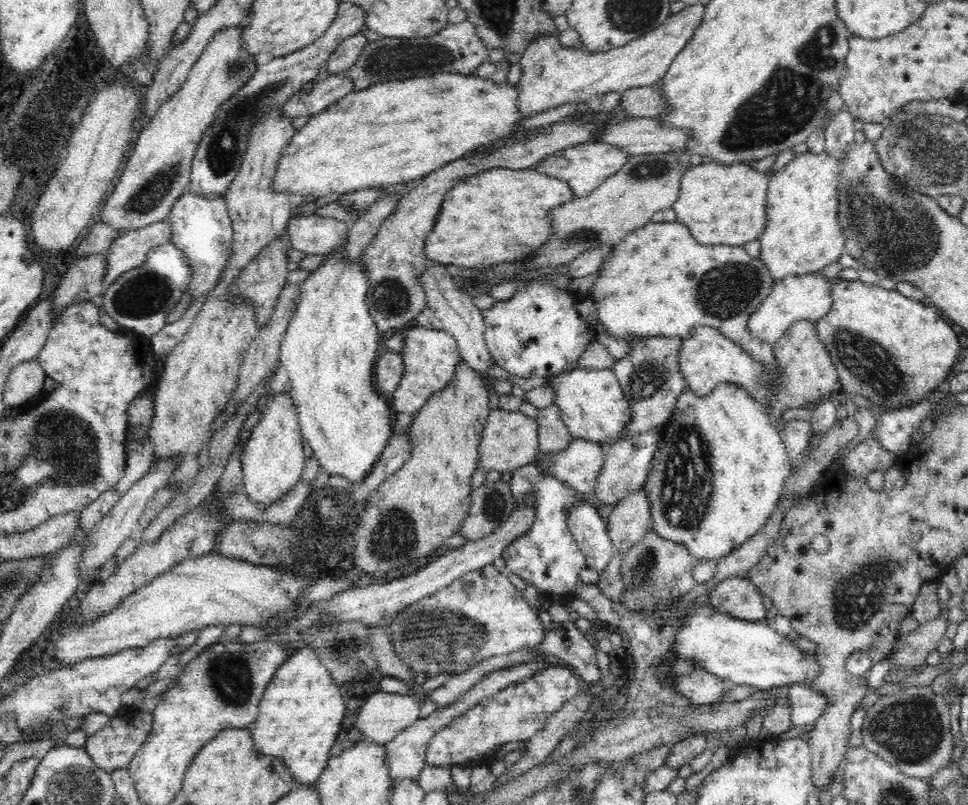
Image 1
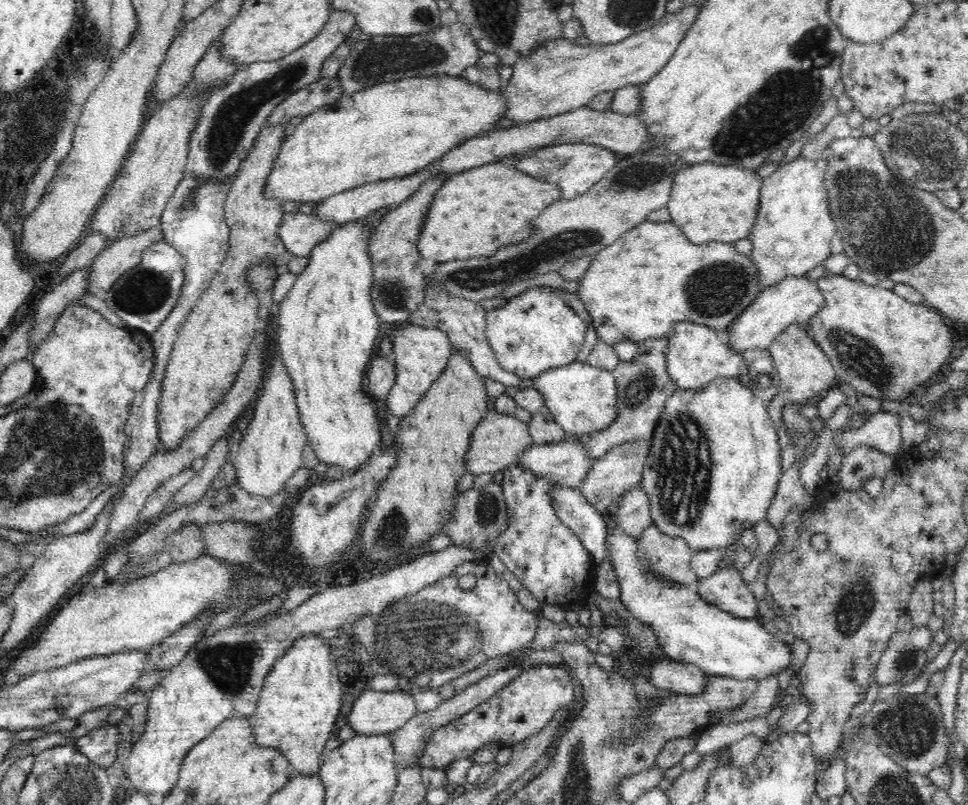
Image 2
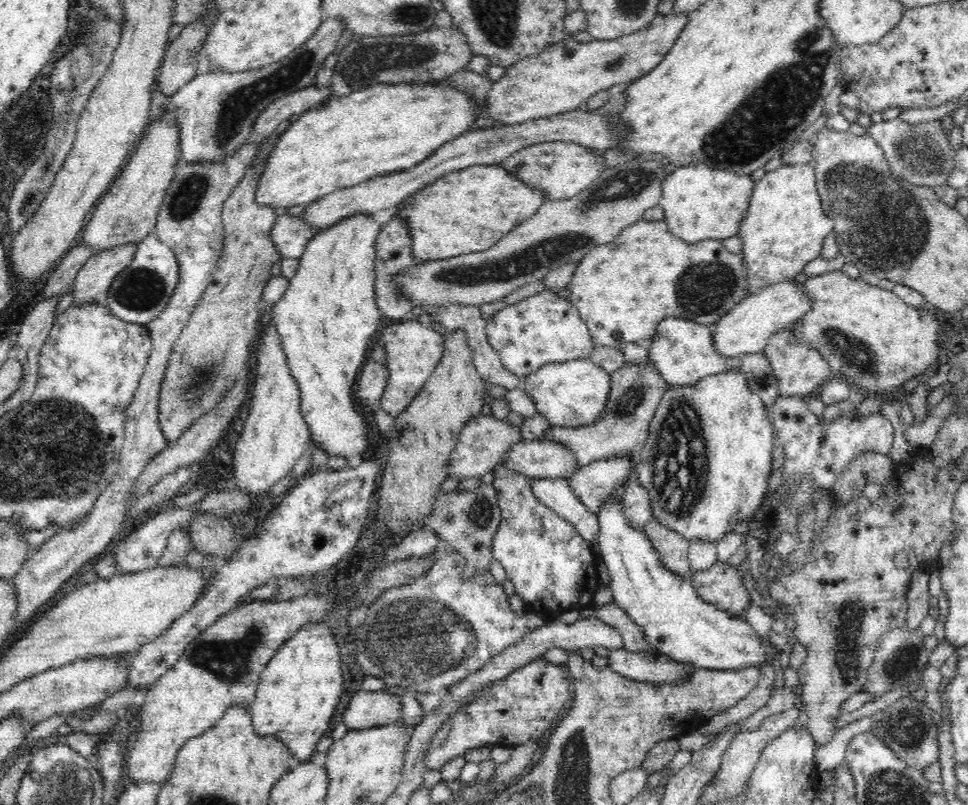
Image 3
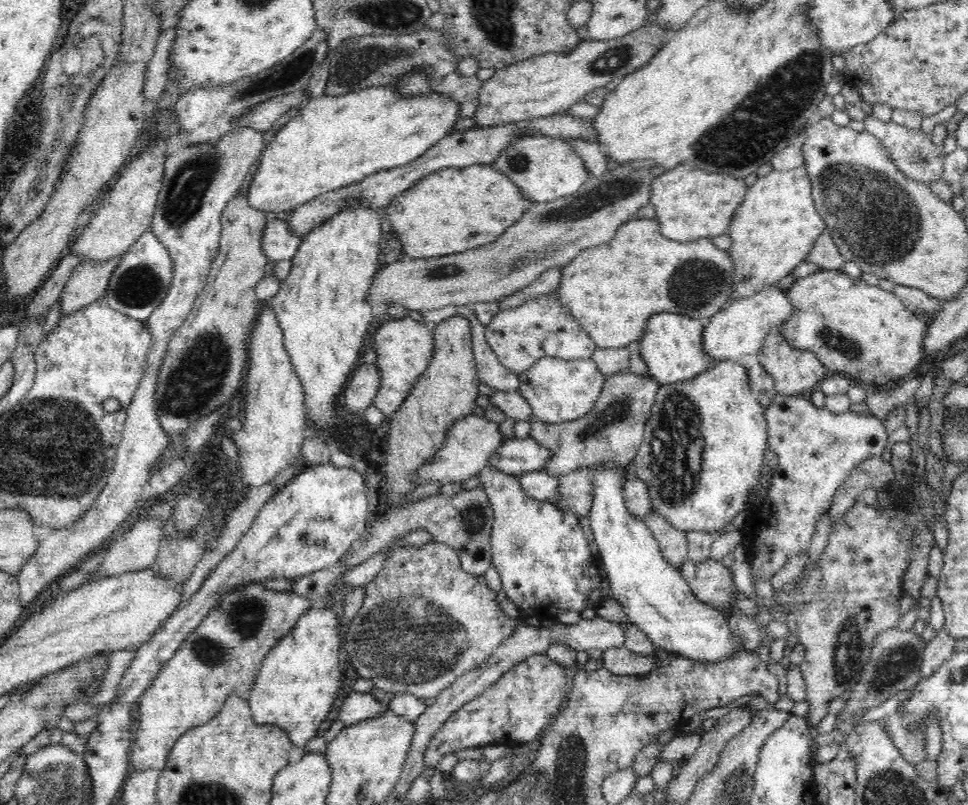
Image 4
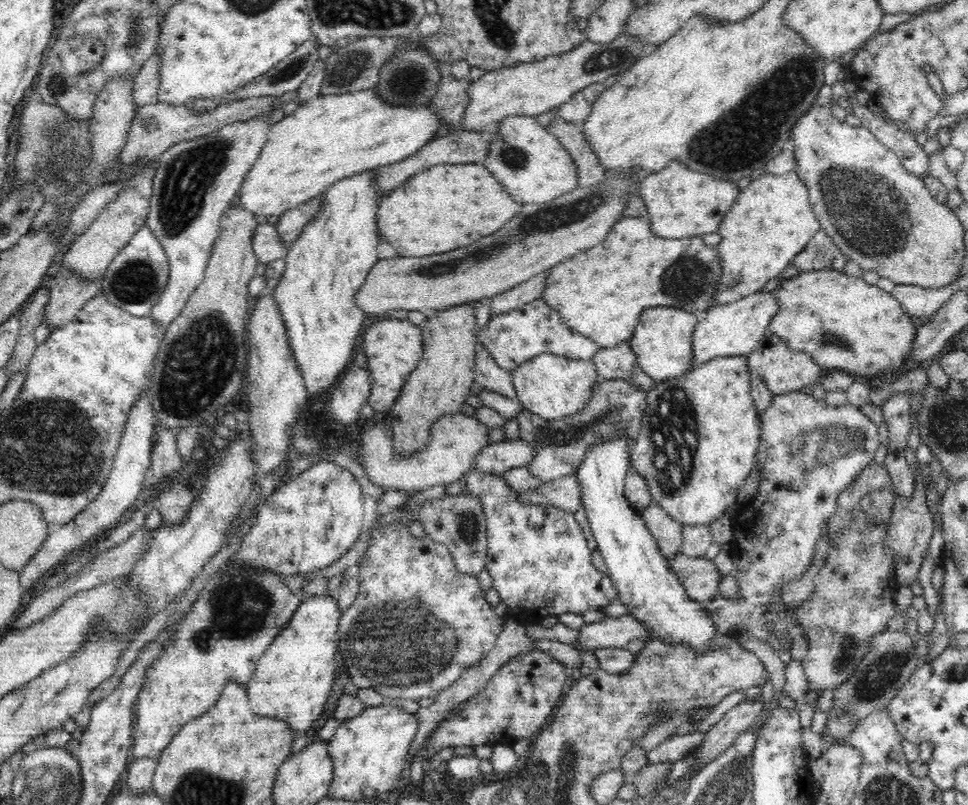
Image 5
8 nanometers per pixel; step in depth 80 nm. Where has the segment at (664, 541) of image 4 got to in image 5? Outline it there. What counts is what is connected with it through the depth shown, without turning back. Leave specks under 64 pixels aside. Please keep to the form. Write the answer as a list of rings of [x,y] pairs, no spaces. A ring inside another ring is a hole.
[[[653,501],[639,514],[666,559],[682,553],[682,525],[662,511]]]

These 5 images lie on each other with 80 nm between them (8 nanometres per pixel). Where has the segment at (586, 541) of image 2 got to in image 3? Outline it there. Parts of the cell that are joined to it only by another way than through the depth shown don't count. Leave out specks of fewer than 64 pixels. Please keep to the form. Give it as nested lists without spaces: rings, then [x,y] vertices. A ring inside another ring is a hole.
[[[533,477],[530,489],[536,494],[538,501],[552,508],[561,518],[571,522],[591,547],[598,549],[598,532],[600,532],[598,516],[580,503],[580,499],[572,493],[567,480]]]

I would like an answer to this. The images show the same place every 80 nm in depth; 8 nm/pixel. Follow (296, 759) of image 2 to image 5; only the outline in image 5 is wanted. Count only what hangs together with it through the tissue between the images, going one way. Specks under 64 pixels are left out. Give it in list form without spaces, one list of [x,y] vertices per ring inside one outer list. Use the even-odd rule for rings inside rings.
[[[333,593],[302,596],[296,614],[261,654],[256,670],[248,681],[247,695],[256,714],[288,722],[294,736],[306,732],[318,719],[336,676],[334,654],[337,652],[341,614]]]

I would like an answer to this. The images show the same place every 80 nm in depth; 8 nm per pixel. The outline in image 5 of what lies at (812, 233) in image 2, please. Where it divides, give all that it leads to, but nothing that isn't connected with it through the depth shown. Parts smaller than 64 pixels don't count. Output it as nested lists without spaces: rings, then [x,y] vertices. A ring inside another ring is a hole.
[[[797,170],[784,174],[764,173],[751,183],[736,197],[730,209],[726,211],[721,220],[717,233],[722,237],[721,242],[715,246],[720,257],[722,267],[722,282],[716,286],[711,306],[723,305],[754,294],[762,289],[770,279],[778,278],[790,261],[804,250],[808,241],[821,229],[816,215],[810,206],[807,186],[800,180]]]

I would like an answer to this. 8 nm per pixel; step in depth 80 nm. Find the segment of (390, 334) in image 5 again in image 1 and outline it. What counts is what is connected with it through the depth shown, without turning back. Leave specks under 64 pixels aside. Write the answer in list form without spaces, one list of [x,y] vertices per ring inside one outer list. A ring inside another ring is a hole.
[[[410,325],[401,330],[404,333],[404,346],[401,357],[404,361],[404,374],[390,400],[391,410],[397,414],[413,414],[431,397],[433,392],[443,389],[455,373],[456,365],[462,360],[456,339],[443,330],[432,330]]]

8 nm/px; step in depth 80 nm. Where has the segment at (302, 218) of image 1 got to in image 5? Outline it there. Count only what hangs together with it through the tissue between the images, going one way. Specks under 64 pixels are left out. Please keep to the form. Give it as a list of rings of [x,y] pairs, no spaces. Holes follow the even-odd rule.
[[[258,224],[254,229],[252,246],[259,262],[283,259],[289,251],[290,244],[283,244],[275,229],[275,224]]]

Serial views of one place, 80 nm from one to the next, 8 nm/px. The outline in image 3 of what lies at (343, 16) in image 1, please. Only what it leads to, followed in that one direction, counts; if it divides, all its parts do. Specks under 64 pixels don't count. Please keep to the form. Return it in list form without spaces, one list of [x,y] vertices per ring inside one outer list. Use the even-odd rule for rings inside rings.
[[[324,19],[316,34],[287,58],[257,70],[218,73],[201,63],[197,76],[168,97],[166,106],[180,129],[181,158],[186,163],[223,161],[240,145],[254,140],[254,122],[260,112],[279,98],[312,85],[324,60],[335,51],[344,30],[342,21]]]

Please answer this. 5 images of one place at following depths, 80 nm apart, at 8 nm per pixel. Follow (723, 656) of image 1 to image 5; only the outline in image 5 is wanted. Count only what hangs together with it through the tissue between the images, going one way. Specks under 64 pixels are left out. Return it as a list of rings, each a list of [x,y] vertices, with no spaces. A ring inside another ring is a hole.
[[[626,435],[606,439],[587,448],[575,472],[597,548],[606,561],[608,576],[618,589],[618,599],[628,608],[629,614],[652,633],[652,638],[672,644],[686,643],[694,651],[705,653],[713,638],[722,634],[716,631],[702,603],[687,595],[642,516],[625,498],[625,479],[631,469],[630,455],[630,439]]]

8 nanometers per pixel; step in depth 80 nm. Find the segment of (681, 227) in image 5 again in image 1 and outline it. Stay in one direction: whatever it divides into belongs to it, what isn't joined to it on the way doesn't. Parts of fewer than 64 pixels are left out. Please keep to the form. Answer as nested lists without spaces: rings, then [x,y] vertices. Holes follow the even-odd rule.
[[[706,161],[685,171],[680,181],[680,194],[671,207],[676,213],[677,221],[685,224],[700,244],[743,246],[762,234],[769,177],[765,172],[756,171],[742,162],[720,164]]]

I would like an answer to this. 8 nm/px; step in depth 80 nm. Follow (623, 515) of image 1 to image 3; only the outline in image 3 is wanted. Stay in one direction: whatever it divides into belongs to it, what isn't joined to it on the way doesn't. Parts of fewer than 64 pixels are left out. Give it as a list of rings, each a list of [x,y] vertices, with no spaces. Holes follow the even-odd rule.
[[[637,474],[630,475],[630,480],[619,494],[619,499],[628,525],[643,529],[648,520],[653,518],[648,490],[641,486]]]

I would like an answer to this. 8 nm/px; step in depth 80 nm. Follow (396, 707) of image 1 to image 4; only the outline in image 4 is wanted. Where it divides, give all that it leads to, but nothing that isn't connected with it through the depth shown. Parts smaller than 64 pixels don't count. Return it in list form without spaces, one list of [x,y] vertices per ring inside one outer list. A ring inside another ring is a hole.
[[[352,691],[344,700],[337,716],[345,726],[355,722],[385,713],[390,709],[390,702],[386,705],[374,699],[370,693],[355,693]]]

